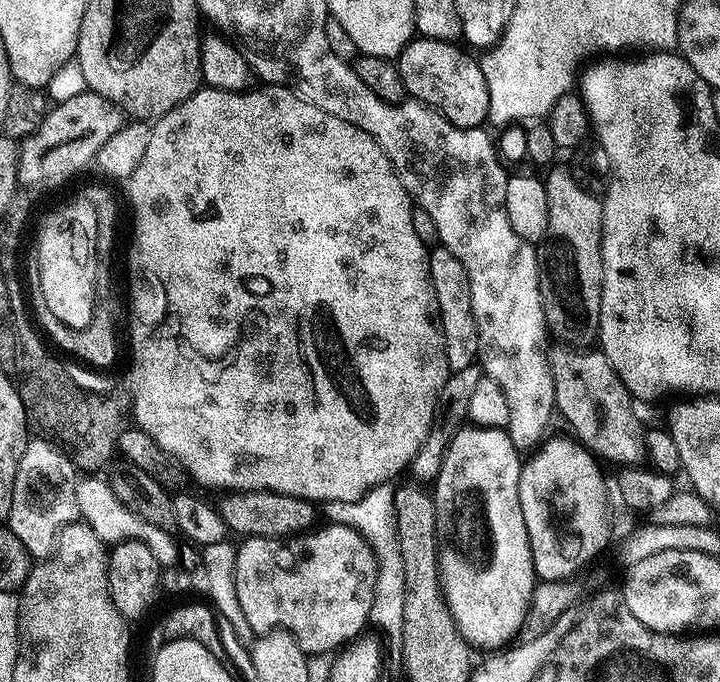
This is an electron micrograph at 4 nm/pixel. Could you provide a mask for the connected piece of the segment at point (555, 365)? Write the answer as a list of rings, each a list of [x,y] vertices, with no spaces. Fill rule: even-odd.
[[[560,350],[552,352],[550,363],[552,377],[554,378],[554,398],[556,399],[556,412],[572,427],[571,435],[583,444],[593,456],[601,461],[616,464],[615,466],[640,466],[645,463],[648,451],[644,434],[645,425],[640,425],[640,416],[636,413],[637,405],[634,398],[626,390],[622,378],[610,366],[610,362],[599,350]]]

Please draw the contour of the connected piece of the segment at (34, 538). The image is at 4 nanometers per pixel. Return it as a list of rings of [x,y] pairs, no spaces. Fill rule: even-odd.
[[[29,439],[14,474],[14,490],[6,523],[14,538],[26,546],[33,561],[47,560],[56,549],[56,538],[63,528],[80,520],[77,483],[78,469],[62,448],[48,440]]]

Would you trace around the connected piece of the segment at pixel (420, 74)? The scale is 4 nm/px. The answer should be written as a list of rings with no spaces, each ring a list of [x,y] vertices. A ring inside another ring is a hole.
[[[414,38],[402,49],[398,57],[405,93],[411,99],[427,104],[435,112],[445,116],[454,126],[459,128],[479,128],[487,121],[490,94],[486,90],[486,78],[480,69],[479,59],[471,51],[463,52],[461,45],[447,40],[425,40]]]

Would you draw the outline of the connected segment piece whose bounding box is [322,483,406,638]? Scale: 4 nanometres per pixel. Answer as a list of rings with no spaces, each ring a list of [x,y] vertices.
[[[391,483],[379,484],[354,502],[327,502],[322,508],[323,515],[325,512],[331,523],[354,530],[370,546],[376,559],[376,585],[368,618],[373,625],[389,632],[392,638],[399,637],[402,630],[402,606],[406,598],[402,546],[398,546],[398,518],[394,508],[395,493],[396,488]]]

